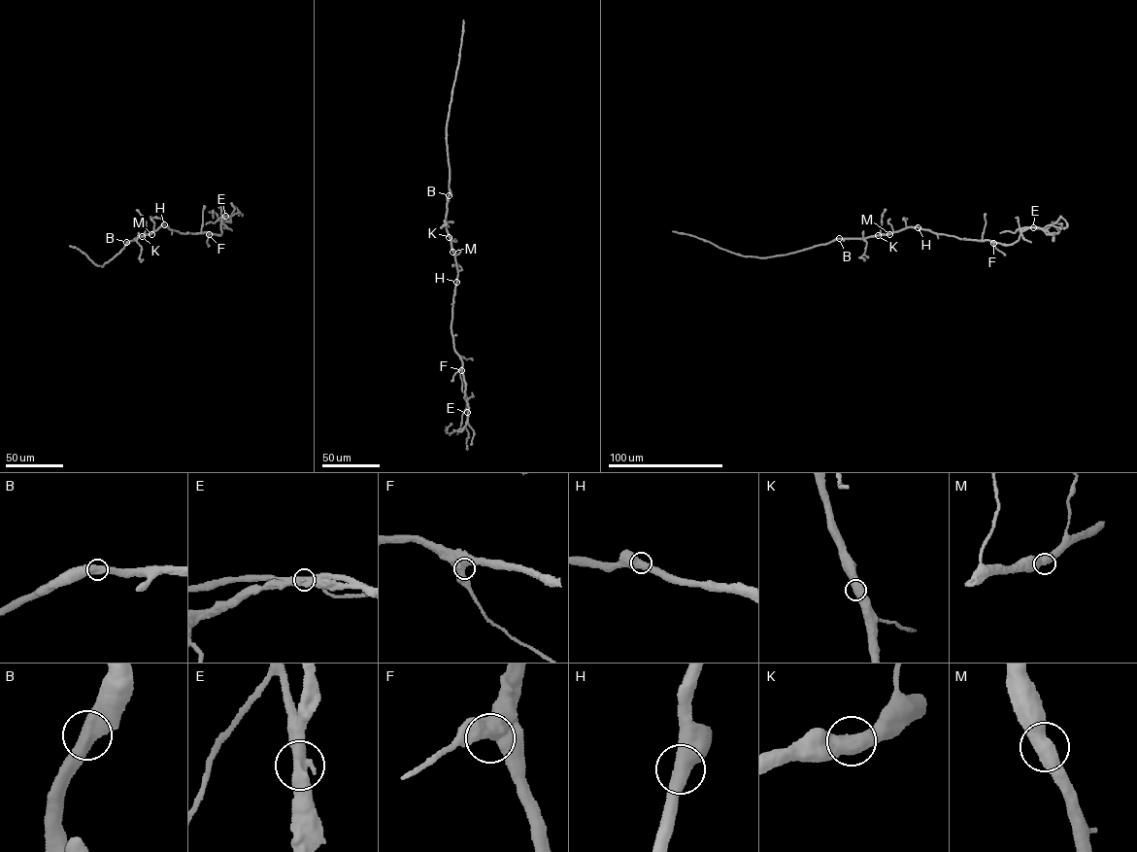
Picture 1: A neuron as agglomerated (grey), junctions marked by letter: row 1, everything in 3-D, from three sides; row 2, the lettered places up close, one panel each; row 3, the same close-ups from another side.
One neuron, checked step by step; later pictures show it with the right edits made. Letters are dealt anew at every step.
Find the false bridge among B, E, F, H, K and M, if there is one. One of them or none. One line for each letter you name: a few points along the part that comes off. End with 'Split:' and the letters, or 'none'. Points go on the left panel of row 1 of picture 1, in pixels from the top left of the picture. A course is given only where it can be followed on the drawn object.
E: Course of the part to remove: (225, 216), (230, 218), (228, 221), (220, 221), (214, 213), (213, 218), (213, 210)
Split: E

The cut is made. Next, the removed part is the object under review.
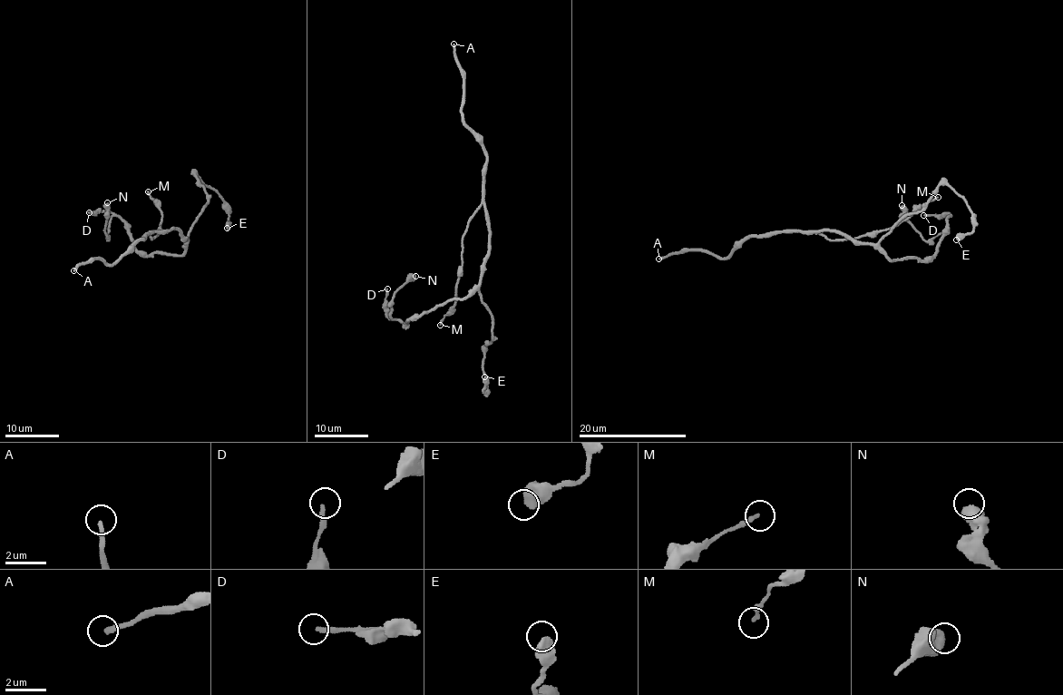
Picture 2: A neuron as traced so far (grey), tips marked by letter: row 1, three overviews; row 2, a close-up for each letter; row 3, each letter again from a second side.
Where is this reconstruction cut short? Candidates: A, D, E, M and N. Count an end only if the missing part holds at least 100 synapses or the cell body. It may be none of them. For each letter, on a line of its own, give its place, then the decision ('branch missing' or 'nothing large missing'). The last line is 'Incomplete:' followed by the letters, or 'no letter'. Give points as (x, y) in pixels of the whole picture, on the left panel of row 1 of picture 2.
A: at (73, 270); branch missing
D: at (89, 212); nothing large missing
E: at (227, 228); nothing large missing
M: at (148, 191); nothing large missing
N: at (107, 202); nothing large missing
Incomplete: A

